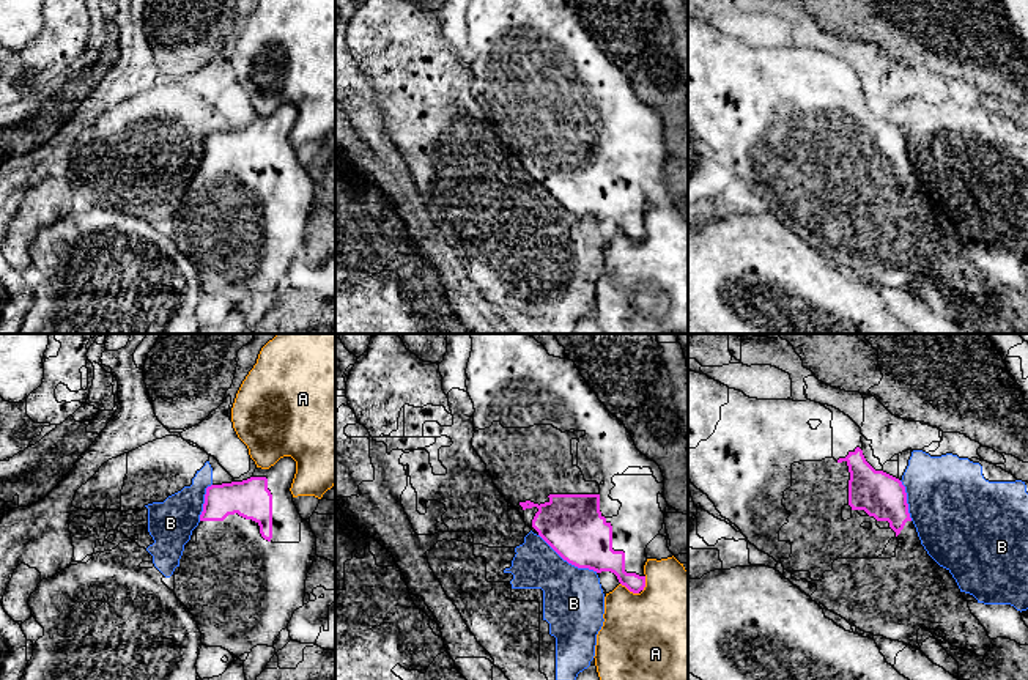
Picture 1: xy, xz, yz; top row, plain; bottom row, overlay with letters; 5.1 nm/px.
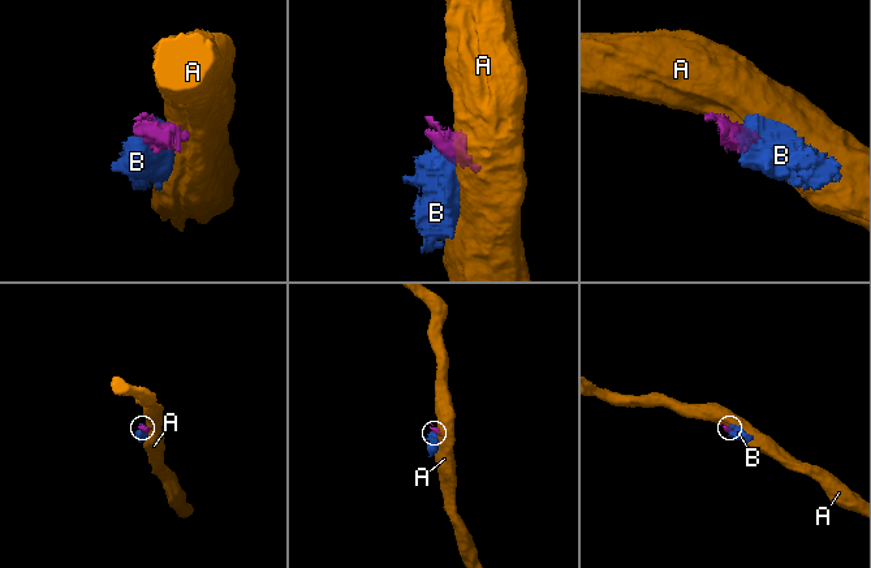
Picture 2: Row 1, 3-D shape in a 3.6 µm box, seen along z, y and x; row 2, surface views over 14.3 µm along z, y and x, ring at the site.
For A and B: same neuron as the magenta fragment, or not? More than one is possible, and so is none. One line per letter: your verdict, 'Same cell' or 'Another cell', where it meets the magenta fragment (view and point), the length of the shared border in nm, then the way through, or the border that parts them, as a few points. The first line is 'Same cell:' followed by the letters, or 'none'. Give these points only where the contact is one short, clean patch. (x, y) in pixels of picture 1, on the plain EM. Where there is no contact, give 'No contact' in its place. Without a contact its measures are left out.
Same cell: none
A: Another cell. Touches magenta at xz (630, 238). Shared border 110 nm. Boundary: xz (621, 230), (638, 241)
B: Another cell. Touches magenta at xz (569, 210). Shared border 360 nm. Boundary: xz (539, 181), (569, 210), (597, 219)

